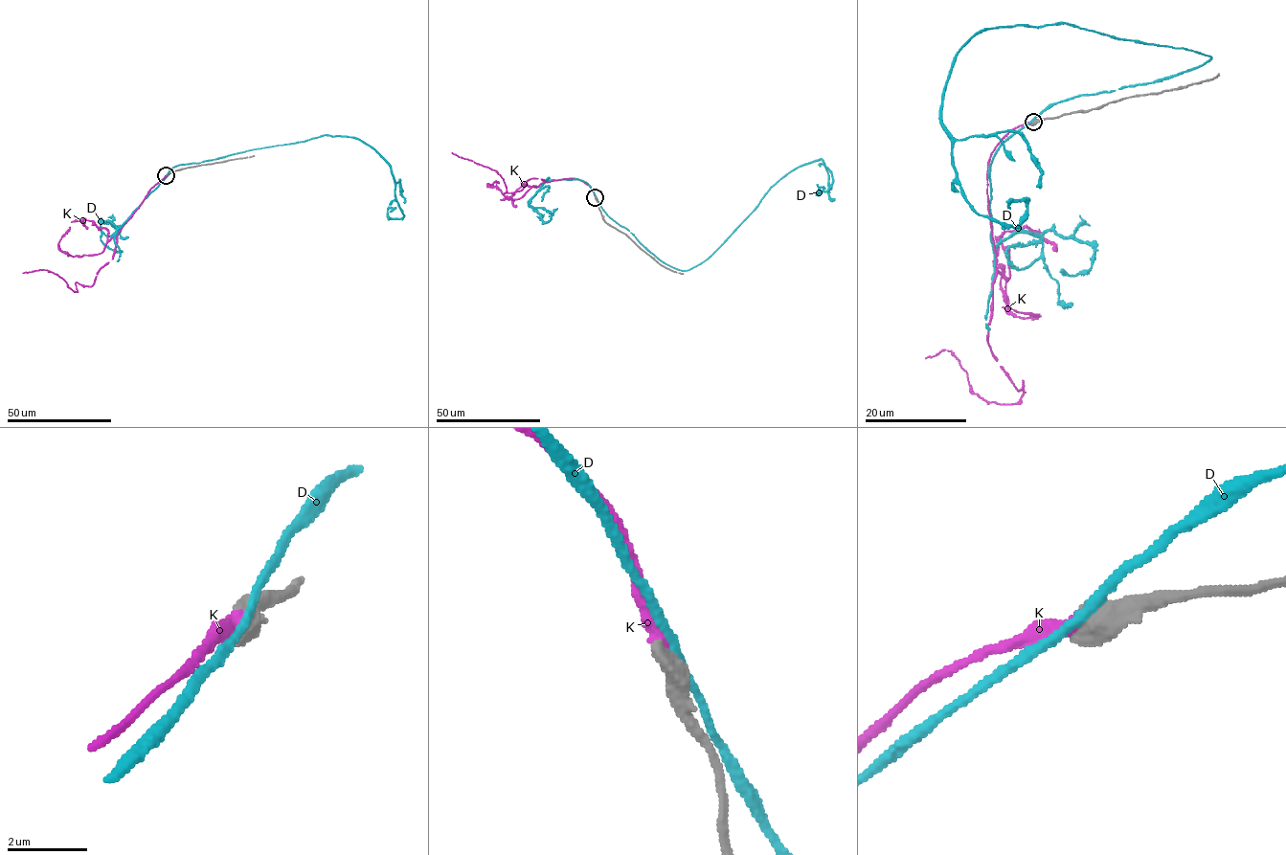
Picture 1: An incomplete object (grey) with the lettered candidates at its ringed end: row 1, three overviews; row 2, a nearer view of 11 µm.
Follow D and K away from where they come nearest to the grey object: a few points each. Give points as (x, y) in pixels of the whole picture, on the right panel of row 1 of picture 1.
D: (1030, 123), (1211, 58), (1065, 23), (981, 30), (942, 119), (966, 201), (1018, 226), (1026, 202), (1008, 209)
K: (1030, 123), (987, 164), (997, 262), (987, 345), (1023, 395), (990, 402), (951, 350), (925, 358)

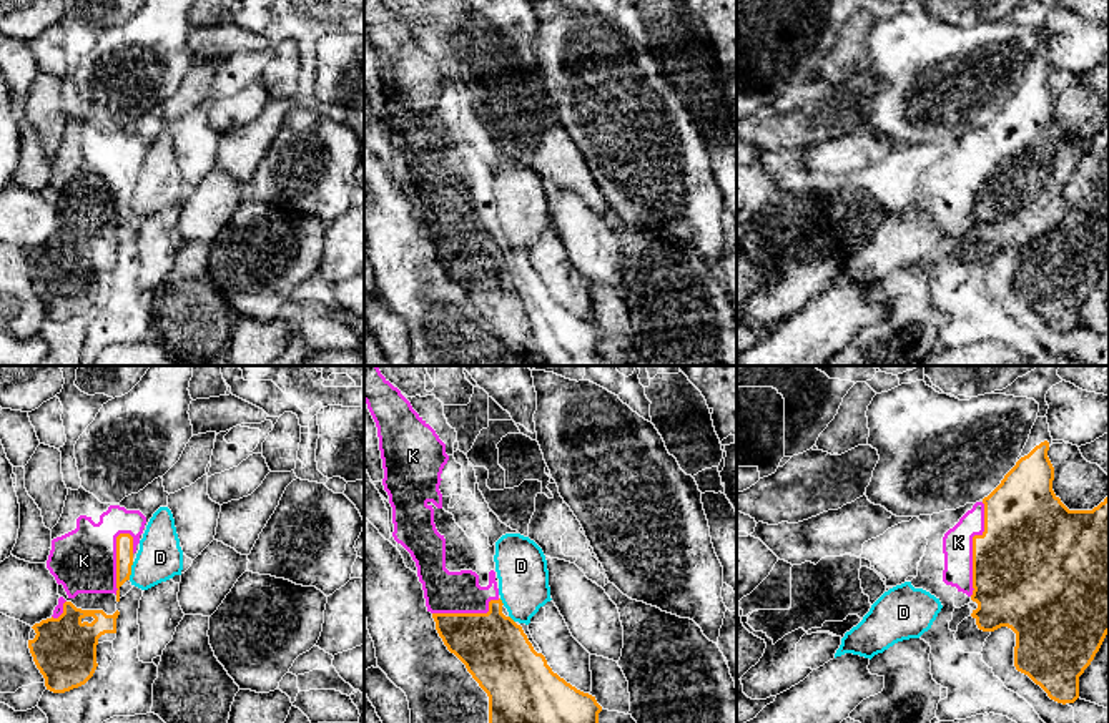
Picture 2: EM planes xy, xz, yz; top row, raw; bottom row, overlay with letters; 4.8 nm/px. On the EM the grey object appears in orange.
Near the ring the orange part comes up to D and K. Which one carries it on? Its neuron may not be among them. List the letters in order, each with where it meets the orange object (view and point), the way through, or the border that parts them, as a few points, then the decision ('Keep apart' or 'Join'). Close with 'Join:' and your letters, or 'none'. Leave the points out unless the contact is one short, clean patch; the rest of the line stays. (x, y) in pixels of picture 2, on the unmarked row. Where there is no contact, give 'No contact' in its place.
D: Touches orange at xy (130, 198). Keep apart
K: Touches orange at yz (973, 175). Keep apart
Join: none

